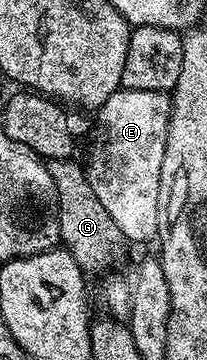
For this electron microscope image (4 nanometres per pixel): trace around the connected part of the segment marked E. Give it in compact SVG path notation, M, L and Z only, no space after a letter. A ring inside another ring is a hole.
M119 89L95 112L97 124L87 162L91 189L130 244L145 243L157 234L159 169L163 169L170 110L171 99L164 91Z

